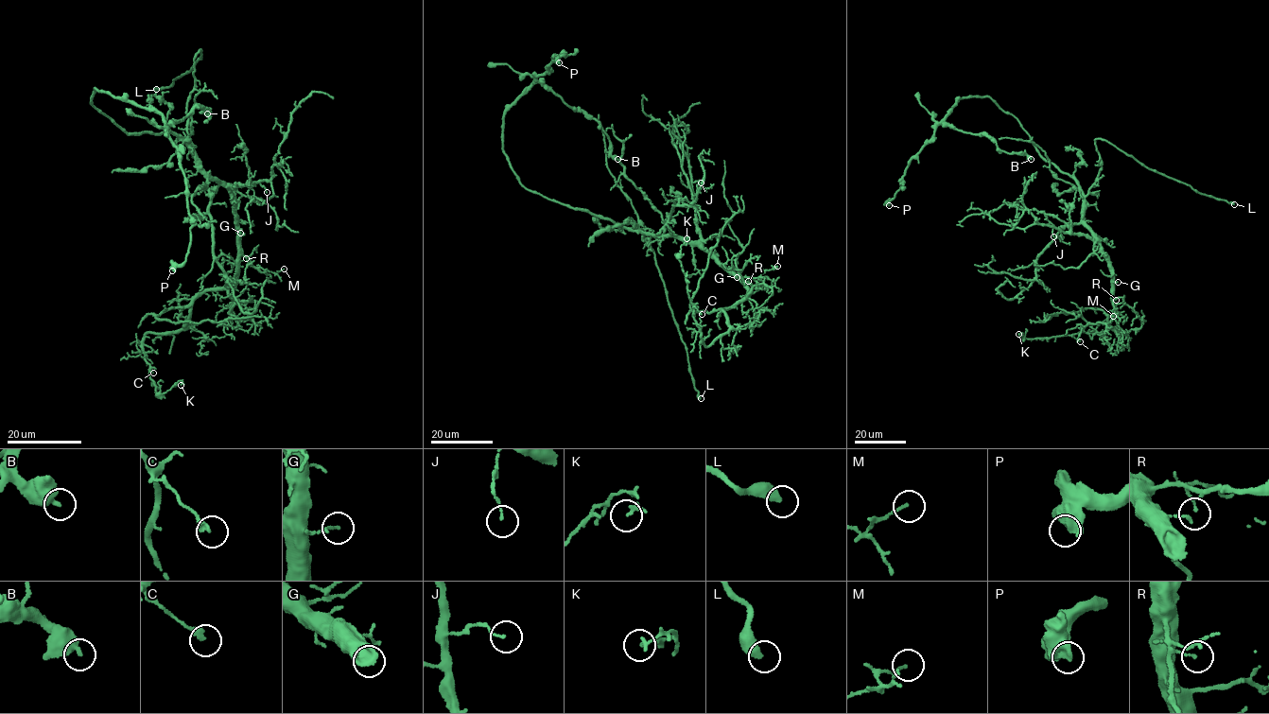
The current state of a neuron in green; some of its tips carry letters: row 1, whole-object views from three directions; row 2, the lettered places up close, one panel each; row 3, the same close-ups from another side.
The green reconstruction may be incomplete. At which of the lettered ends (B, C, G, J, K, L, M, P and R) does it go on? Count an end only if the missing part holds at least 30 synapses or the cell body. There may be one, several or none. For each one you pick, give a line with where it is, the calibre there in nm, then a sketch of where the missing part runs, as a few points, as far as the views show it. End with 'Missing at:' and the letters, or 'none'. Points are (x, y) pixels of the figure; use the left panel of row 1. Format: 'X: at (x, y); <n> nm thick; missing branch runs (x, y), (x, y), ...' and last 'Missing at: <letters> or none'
L: at (156, 89); 420 nm thick; missing branch runs (156, 89), (168, 93), (190, 110), (198, 109), (201, 99), (195, 94), (174, 91), (168, 78)
Missing at: L

